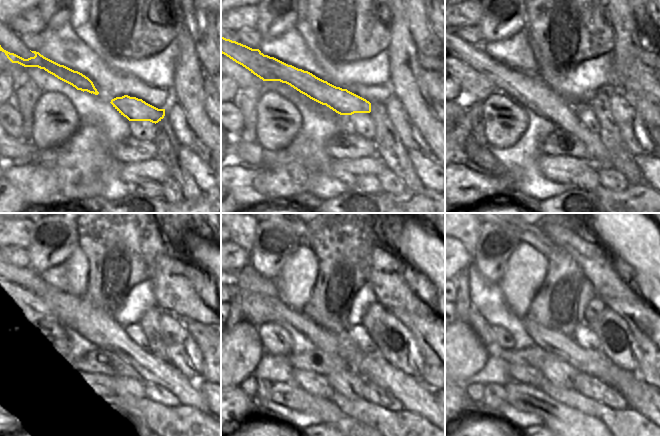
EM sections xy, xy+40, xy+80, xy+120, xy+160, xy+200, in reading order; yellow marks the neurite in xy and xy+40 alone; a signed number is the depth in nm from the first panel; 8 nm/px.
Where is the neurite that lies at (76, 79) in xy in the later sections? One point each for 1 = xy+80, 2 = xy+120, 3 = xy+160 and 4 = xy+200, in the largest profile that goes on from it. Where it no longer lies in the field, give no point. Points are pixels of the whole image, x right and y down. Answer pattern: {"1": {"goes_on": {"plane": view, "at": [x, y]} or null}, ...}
{"1": {"goes_on": {"plane": "xy+80", "at": [527, 88]}}, "2": {"goes_on": {"plane": "xy+120", "at": [78, 313]}}, "3": {"goes_on": {"plane": "xy+160", "at": [298, 319]}}, "4": {"goes_on": {"plane": "xy+200", "at": [528, 324]}}}

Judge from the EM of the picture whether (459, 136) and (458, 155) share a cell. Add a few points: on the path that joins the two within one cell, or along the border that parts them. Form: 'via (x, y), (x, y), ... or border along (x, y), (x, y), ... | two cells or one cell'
via (458, 141), (458, 150) | one cell

